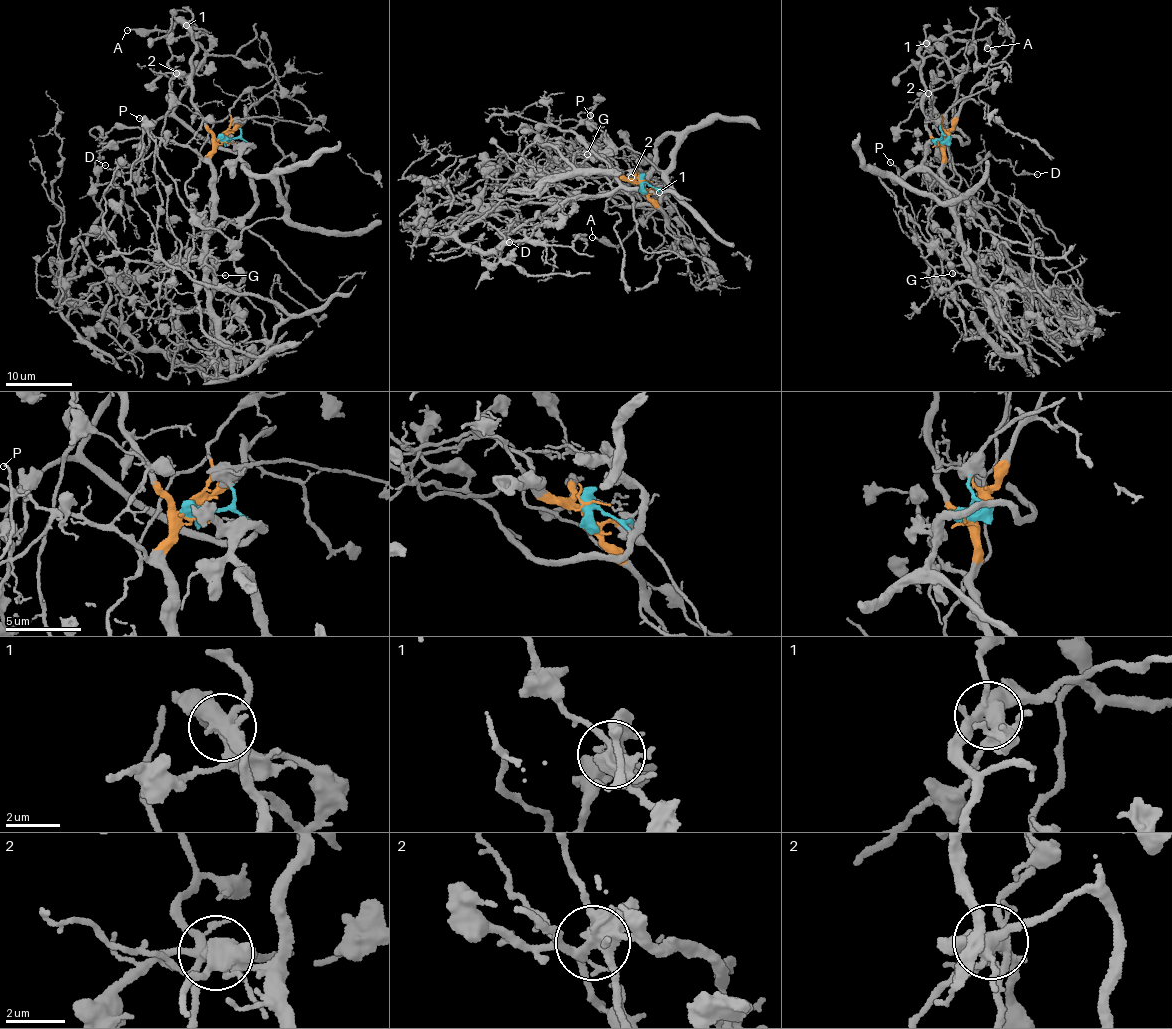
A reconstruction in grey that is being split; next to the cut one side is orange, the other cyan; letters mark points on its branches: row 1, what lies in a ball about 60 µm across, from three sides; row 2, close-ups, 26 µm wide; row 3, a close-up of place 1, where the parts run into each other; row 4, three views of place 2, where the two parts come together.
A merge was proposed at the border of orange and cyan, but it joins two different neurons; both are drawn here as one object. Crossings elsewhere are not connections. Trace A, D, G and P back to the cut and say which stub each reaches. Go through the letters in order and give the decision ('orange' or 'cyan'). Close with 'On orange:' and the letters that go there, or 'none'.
A: orange
D: orange
G: orange
P: cyan
On orange: A, D, G

